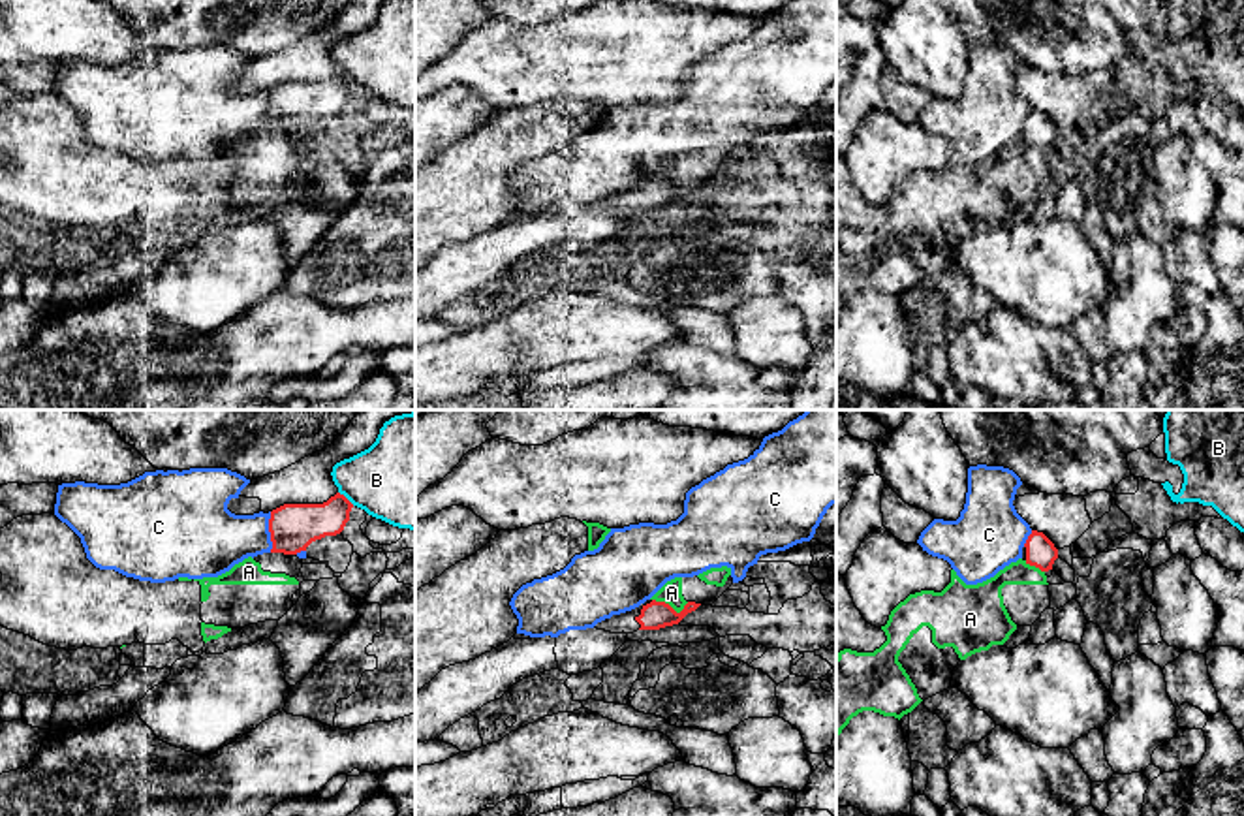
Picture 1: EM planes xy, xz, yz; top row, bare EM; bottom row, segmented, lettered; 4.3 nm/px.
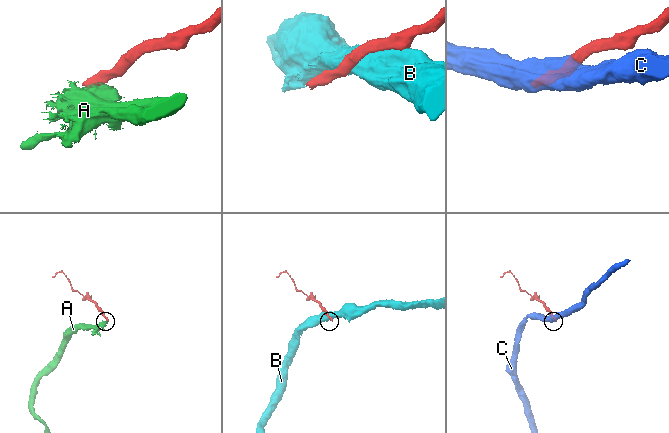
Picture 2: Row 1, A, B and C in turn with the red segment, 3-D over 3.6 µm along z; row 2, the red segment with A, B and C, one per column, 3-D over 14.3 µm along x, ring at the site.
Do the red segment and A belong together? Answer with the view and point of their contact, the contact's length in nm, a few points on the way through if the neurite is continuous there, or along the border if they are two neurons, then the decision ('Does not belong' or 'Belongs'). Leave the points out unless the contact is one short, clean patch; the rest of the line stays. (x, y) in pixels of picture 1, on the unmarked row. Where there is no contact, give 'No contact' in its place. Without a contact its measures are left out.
Touches red at xz (669, 185). Shared border 160 nm. Boundary: xz (653, 177), (668, 181), (677, 190), (688, 181). Does not belong

